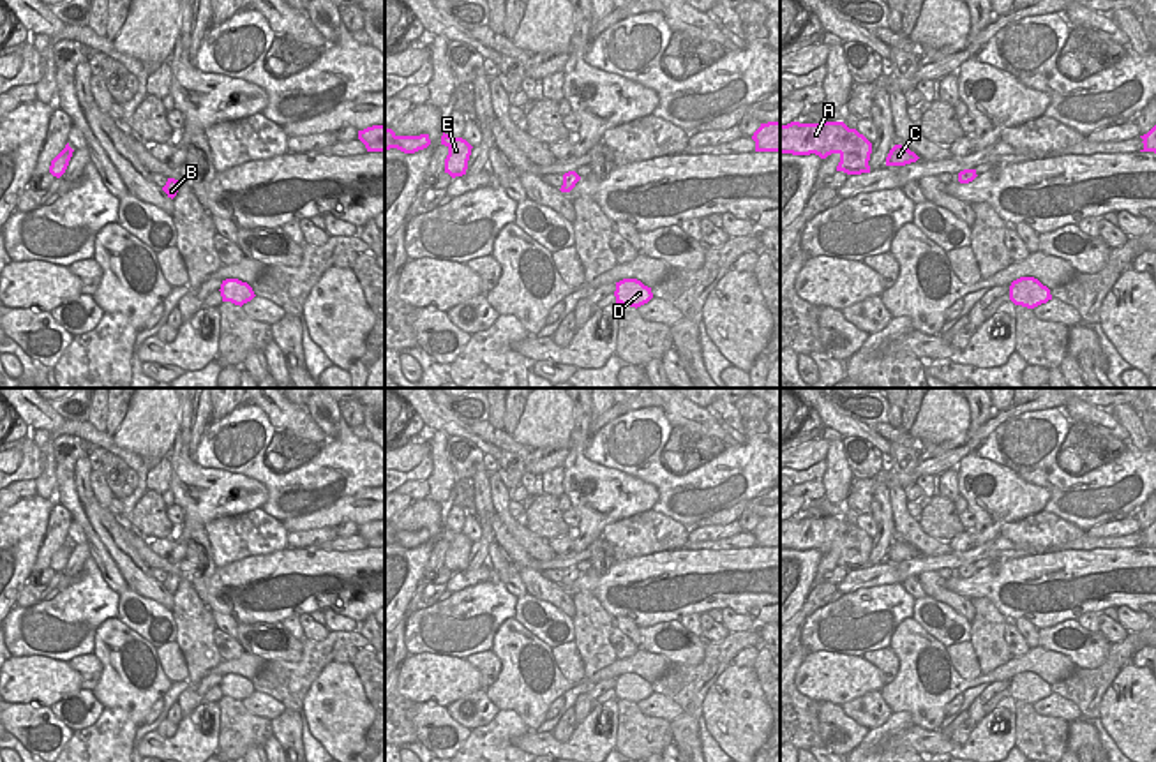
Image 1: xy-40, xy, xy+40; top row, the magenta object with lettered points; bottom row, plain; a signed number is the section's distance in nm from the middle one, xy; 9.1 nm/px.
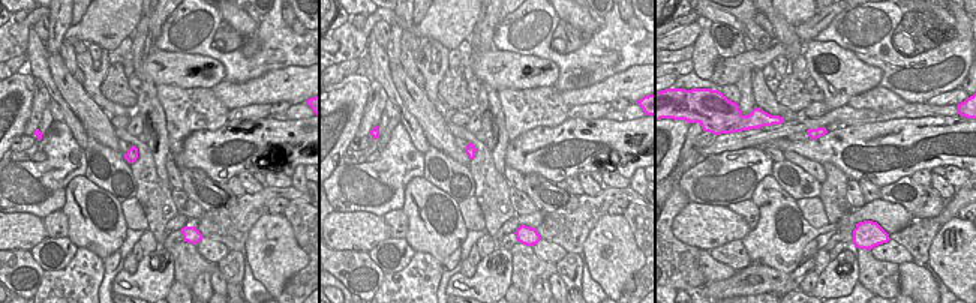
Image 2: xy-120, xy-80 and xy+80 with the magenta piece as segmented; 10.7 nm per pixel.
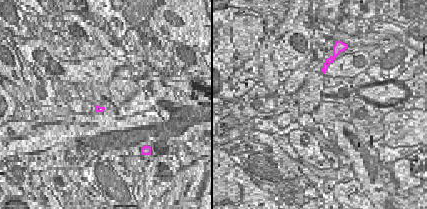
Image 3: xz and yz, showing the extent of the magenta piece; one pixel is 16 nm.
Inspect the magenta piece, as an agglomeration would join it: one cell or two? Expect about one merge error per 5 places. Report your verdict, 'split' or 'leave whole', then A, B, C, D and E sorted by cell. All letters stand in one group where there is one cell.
leave whole; groups A B C D E

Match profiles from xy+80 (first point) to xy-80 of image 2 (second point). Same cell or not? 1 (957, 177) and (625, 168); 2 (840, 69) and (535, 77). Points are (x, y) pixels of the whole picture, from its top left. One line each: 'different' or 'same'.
1: different
2: same

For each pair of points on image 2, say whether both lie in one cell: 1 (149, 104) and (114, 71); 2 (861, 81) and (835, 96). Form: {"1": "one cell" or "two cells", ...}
{"1": "two cells", "2": "one cell"}

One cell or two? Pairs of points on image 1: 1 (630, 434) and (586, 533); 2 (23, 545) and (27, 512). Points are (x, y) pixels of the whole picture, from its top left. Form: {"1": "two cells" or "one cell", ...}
{"1": "two cells", "2": "one cell"}

